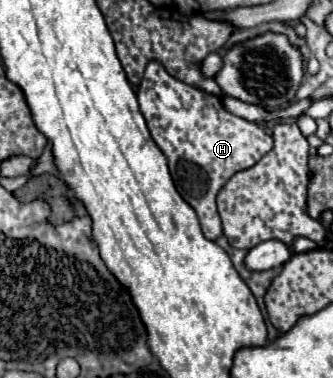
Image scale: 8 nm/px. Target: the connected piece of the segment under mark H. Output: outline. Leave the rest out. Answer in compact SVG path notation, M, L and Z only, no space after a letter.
M158 61L146 65L146 73L138 87L138 103L154 143L168 159L176 189L196 211L204 235L214 241L222 235L216 193L234 173L252 167L264 153L268 153L274 143L272 137L264 127L226 111L222 97L208 95L202 89L168 75Z

